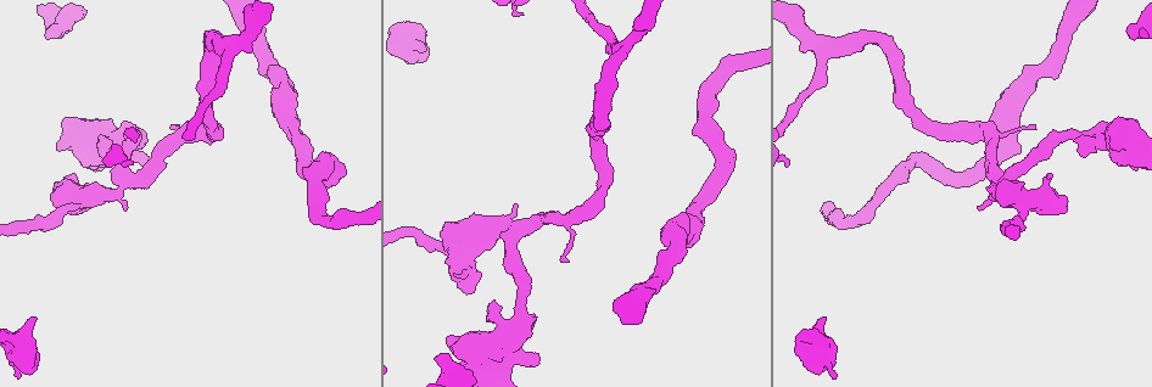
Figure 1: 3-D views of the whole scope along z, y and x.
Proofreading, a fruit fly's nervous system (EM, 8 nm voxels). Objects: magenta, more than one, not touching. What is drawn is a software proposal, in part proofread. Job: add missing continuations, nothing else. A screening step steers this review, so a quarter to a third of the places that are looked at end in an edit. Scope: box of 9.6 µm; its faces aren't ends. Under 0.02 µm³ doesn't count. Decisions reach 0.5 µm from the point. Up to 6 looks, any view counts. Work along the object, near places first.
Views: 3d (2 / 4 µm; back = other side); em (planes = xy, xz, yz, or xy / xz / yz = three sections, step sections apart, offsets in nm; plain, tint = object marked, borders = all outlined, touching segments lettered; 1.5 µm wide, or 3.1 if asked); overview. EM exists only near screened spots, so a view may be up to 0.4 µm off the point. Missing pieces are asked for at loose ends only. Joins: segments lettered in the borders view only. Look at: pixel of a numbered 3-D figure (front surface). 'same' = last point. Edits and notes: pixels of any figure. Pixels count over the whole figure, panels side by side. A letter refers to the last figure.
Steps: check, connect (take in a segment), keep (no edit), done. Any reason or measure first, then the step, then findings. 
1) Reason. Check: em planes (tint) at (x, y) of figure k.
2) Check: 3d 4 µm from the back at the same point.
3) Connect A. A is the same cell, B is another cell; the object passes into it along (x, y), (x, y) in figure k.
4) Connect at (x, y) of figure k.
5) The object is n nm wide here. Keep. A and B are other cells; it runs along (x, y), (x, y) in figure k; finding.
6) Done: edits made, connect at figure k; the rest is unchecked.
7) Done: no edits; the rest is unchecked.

An open end. Check: em planes (plain) at (47, 38) of figure 1.

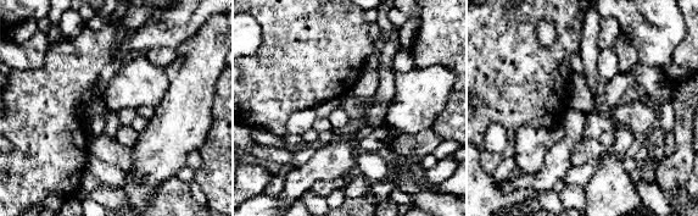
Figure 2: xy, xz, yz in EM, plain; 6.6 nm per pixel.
See the neighbours. Check: em planes (borders) at the same point.

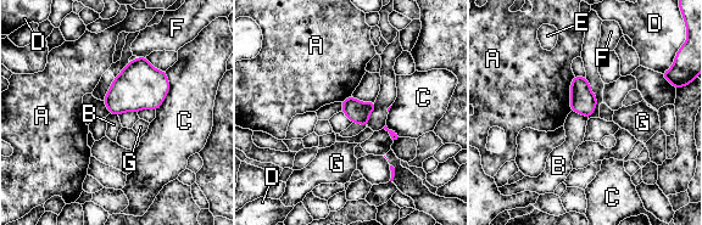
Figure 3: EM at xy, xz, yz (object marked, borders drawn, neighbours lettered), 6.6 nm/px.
Keep. A, B, C, D, E, F and G are other cells; a border runs along (572, 110), (588, 118) in figure 3; none of them fits.

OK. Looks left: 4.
Check: 3d 4 µm at (125, 207) of figure 1.

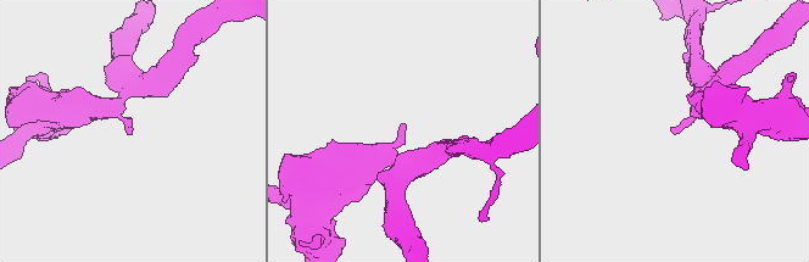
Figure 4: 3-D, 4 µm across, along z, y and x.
Now the EM. Check: em xz step 8 (borders) at (405, 125) of figure 4.

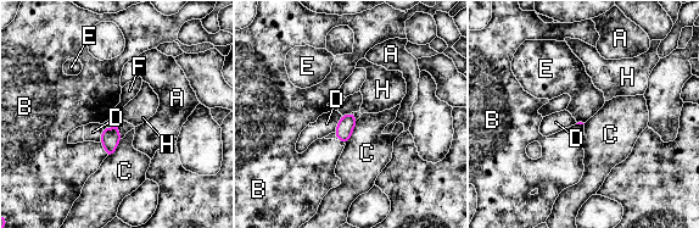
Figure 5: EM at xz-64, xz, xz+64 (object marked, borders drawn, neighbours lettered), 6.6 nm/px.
Cut it another way. Check: em planes (borders) at the same point.

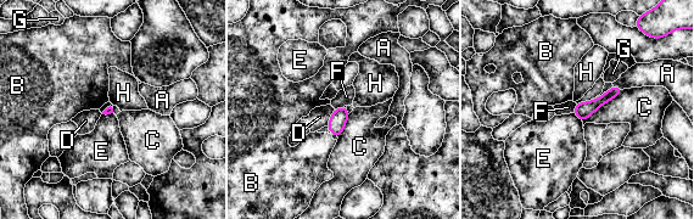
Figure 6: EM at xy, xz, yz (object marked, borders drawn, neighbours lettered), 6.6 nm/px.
Keep. A, B, C, D, E, F, G and H are other cells; it runs along (616, 90), (588, 108), (577, 111) in figure 6; no lettered segment goes on from it.

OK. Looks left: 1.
Stops while still wide. Check: em planes (borders) at (63, 178) of figure 1.

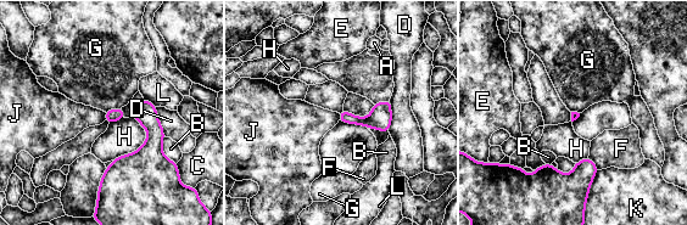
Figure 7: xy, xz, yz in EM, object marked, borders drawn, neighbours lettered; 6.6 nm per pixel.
Keep. A, B, C, D, E, F, G, H, J, K and L are other cells; a border runs along (104, 112), (105, 119) in figure 7; none of them fits.

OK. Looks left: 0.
Done: no edits; the rest is unchecked.

